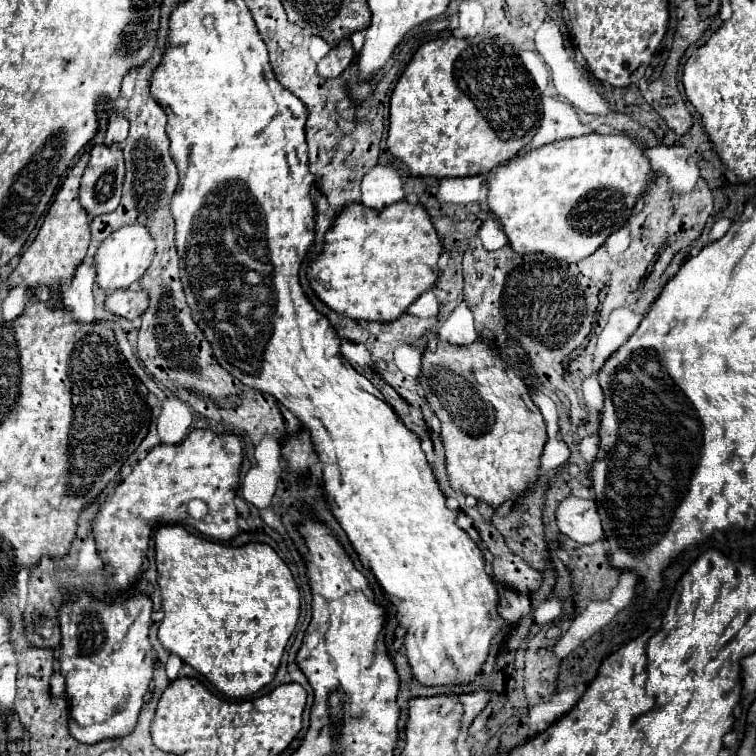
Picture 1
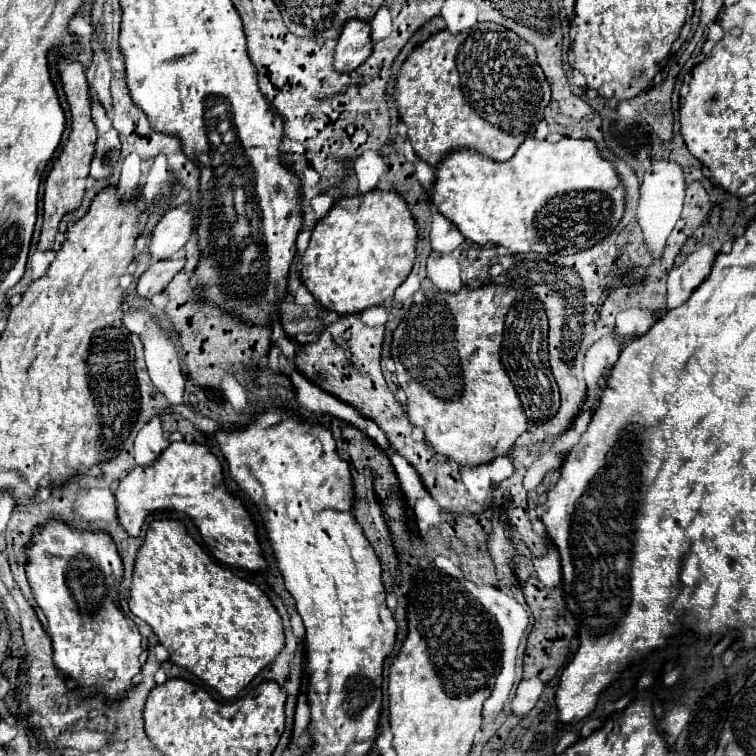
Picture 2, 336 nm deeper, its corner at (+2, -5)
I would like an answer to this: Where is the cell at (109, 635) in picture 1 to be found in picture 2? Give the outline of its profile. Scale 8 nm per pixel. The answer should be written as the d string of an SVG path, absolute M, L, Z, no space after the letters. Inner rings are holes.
M50 518L46 524L34 530L34 540L26 548L26 576L34 592L36 604L42 608L48 620L48 636L54 644L54 664L58 670L74 678L80 686L102 686L108 700L118 700L132 688L132 678L140 672L142 636L118 604L118 584L122 582L122 558L114 540L104 530L78 530L70 524Z

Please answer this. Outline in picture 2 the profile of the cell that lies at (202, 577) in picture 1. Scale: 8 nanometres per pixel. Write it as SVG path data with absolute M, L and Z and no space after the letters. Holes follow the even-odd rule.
M174 518L154 520L150 524L144 544L136 554L128 604L132 614L154 630L174 664L196 674L224 698L238 696L252 682L252 678L284 648L282 618L268 596L256 584L238 578L230 568L216 562L188 534L184 522Z

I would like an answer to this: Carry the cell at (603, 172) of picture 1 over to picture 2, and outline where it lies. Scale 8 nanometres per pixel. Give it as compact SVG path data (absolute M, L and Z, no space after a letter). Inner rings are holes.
M526 138L508 162L492 162L476 150L454 150L446 154L446 160L436 166L434 188L430 196L436 210L446 216L466 240L478 244L498 244L512 254L536 252L536 254L576 254L588 250L596 242L604 240L620 222L624 214L624 186L620 184L612 164L600 158L592 140L562 138L558 142Z

